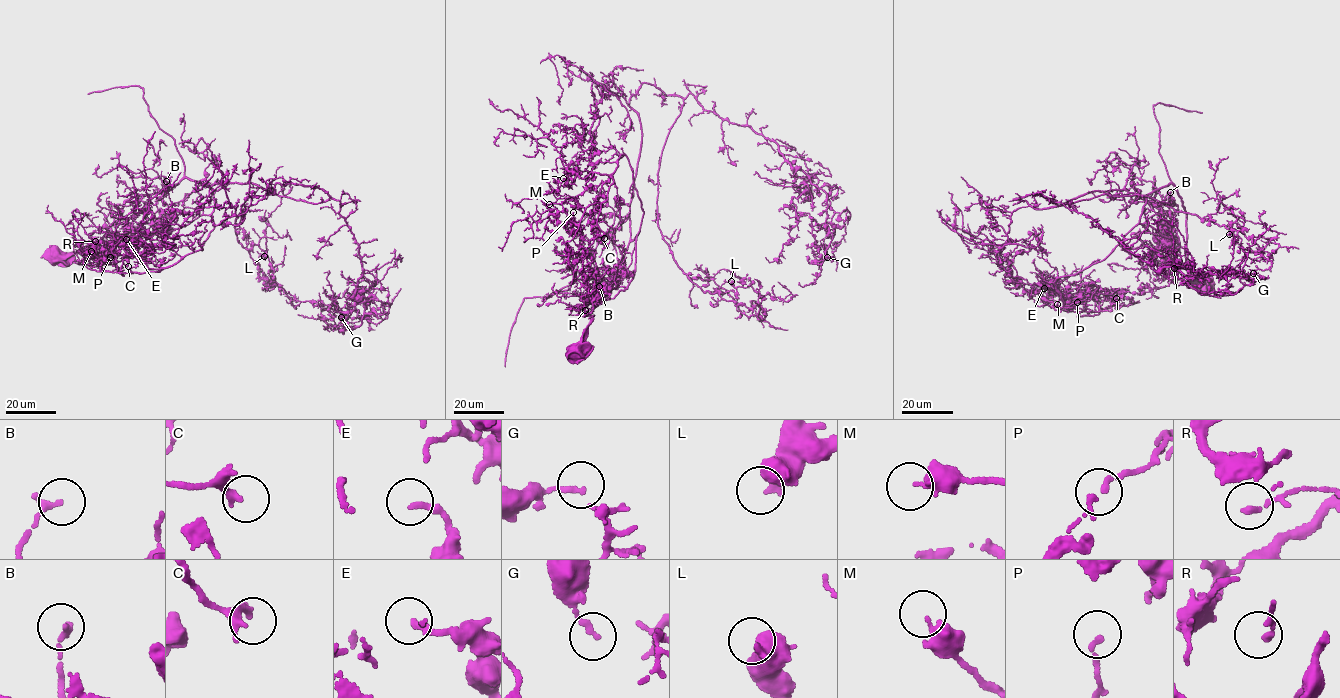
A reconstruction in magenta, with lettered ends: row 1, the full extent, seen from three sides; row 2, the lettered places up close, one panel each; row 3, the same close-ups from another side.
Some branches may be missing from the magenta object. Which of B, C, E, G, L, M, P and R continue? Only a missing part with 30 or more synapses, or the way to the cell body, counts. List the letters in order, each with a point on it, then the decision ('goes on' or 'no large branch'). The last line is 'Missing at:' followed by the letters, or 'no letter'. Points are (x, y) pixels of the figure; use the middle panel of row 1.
B: at (599, 286); no large branch
C: at (604, 238); no large branch
E: at (563, 178); no large branch
G: at (827, 257); no large branch
L: at (731, 281); no large branch
M: at (549, 204); no large branch
P: at (573, 212); no large branch
R: at (585, 310); no large branch
Missing at: no letter

